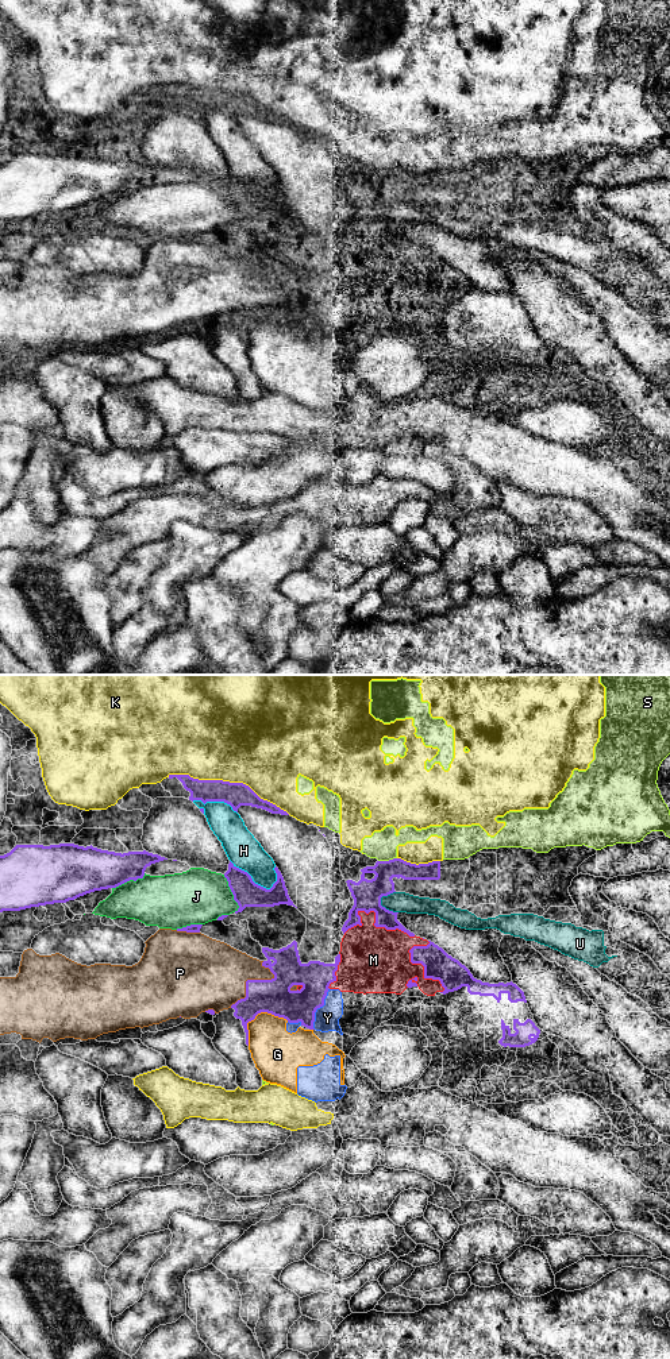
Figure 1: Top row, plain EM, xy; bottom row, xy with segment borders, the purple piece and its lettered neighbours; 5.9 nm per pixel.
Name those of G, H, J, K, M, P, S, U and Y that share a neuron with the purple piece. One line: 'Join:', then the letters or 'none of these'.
Join: none of these

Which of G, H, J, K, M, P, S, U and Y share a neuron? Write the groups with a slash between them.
G Y / H / J U / K S / M P

